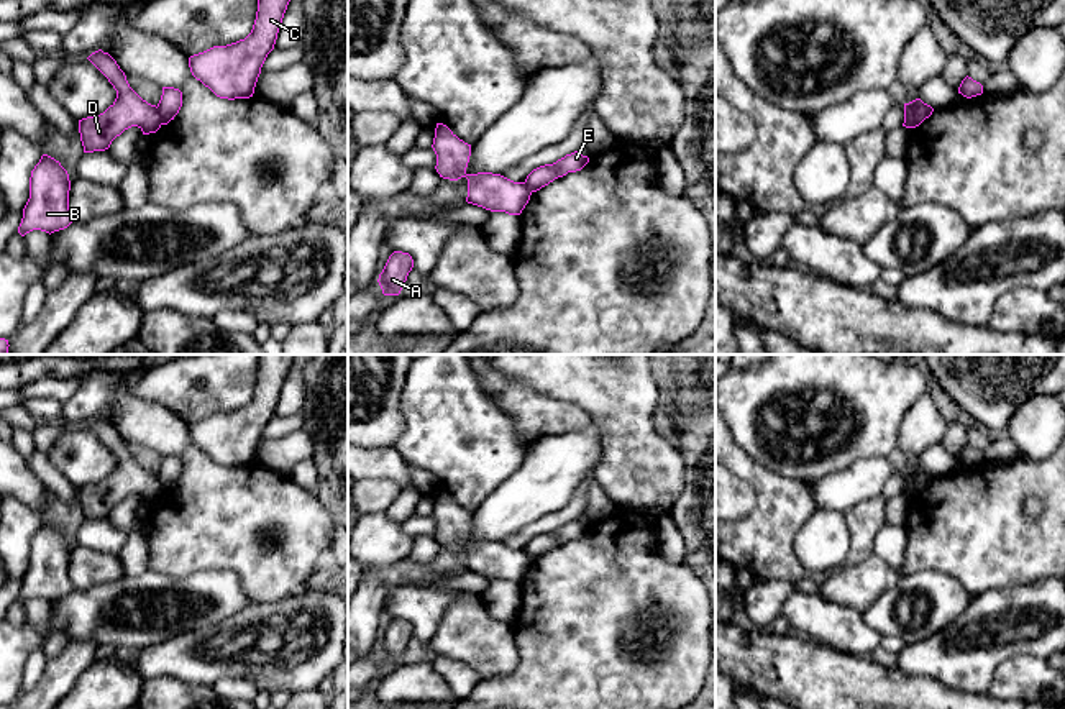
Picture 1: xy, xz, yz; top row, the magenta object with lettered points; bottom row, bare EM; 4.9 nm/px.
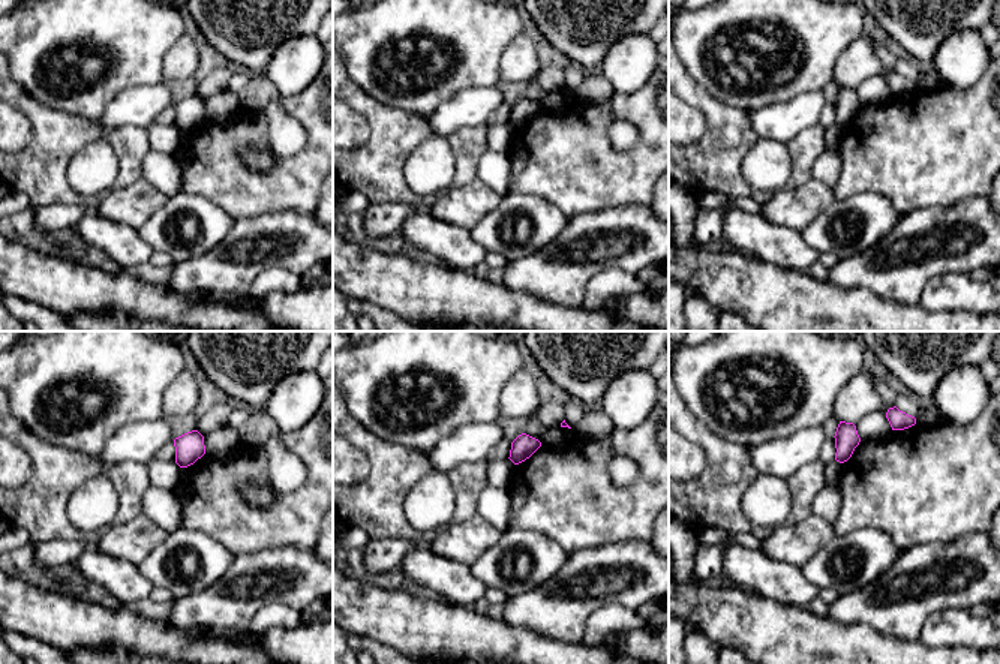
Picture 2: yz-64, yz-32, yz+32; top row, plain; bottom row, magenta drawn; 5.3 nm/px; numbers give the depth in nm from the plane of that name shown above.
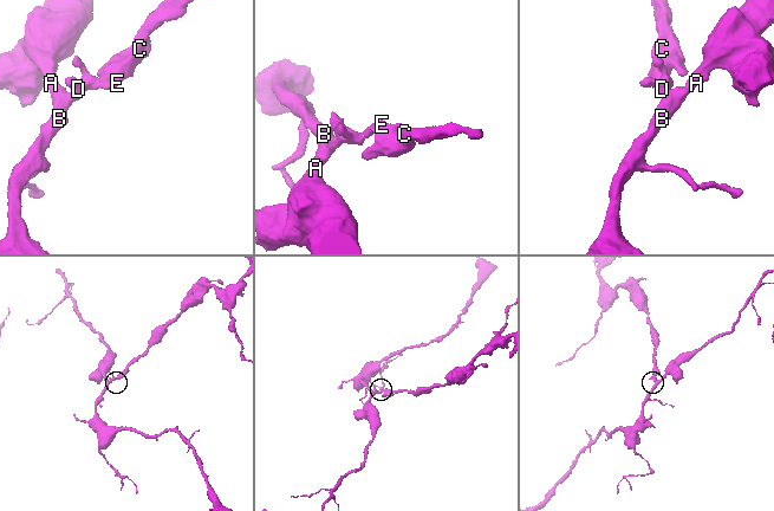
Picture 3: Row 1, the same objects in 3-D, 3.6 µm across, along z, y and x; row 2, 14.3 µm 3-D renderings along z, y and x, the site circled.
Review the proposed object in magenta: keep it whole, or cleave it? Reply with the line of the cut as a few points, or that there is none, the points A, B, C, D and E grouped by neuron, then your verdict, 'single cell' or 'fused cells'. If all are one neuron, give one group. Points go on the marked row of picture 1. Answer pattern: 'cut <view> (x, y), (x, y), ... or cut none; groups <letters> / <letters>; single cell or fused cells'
cut yz (923, 102), (911, 127); groups A B D / C E; fused cells

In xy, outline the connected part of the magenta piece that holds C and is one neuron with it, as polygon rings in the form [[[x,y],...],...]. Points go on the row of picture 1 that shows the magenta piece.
[[[258,0],[251,33],[236,43],[213,46],[189,57],[192,75],[220,98],[249,98],[261,67],[274,49],[290,0]]]

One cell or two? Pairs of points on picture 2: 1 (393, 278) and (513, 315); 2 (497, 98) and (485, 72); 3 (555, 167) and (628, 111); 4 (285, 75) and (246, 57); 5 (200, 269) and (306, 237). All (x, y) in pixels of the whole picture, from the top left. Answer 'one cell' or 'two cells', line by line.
1: one cell
2: two cells
3: one cell
4: two cells
5: one cell

